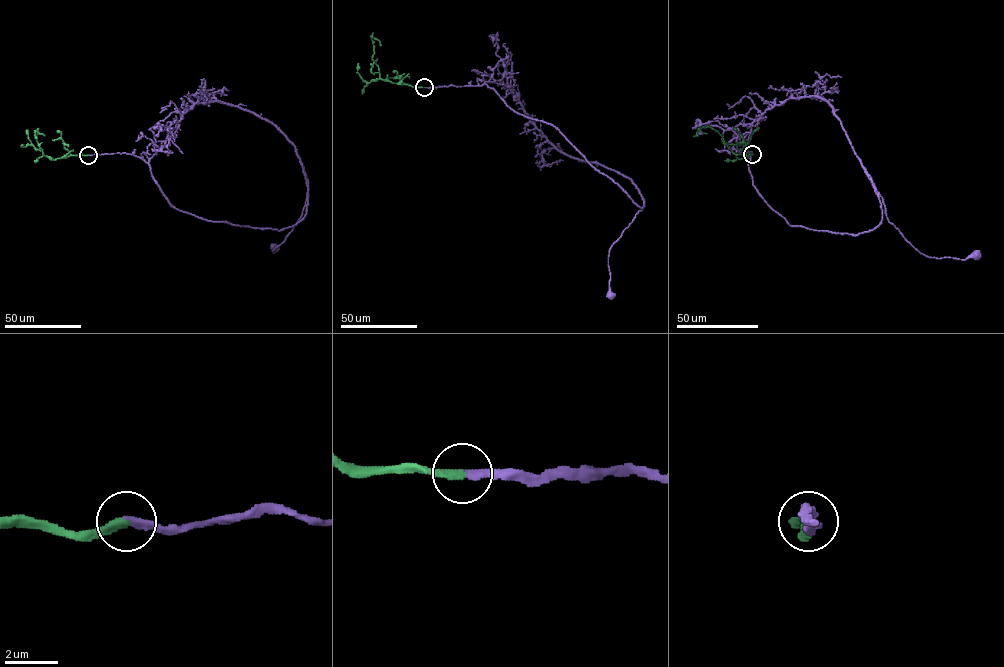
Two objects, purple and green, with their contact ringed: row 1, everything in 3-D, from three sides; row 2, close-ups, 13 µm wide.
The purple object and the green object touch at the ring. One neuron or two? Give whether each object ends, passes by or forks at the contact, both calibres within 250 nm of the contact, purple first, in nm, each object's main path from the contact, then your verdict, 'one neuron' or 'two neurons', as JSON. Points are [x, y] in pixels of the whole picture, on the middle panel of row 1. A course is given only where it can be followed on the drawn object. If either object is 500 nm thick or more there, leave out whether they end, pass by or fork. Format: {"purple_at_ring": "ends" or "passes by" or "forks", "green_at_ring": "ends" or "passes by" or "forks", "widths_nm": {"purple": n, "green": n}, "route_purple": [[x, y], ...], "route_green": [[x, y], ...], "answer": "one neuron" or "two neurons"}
{"purple_at_ring": "ends", "green_at_ring": "ends", "widths_nm": {"purple": 280, "green": 300}, "route_purple": [[424, 87], [485, 84], [517, 112], [552, 124], [641, 208], [644, 199], [641, 210], [609, 250], [611, 295]], "route_green": [[424, 87], [381, 79], [379, 67], [371, 59], [374, 53], [371, 38], [377, 39], [381, 46]], "answer": "one neuron"}

